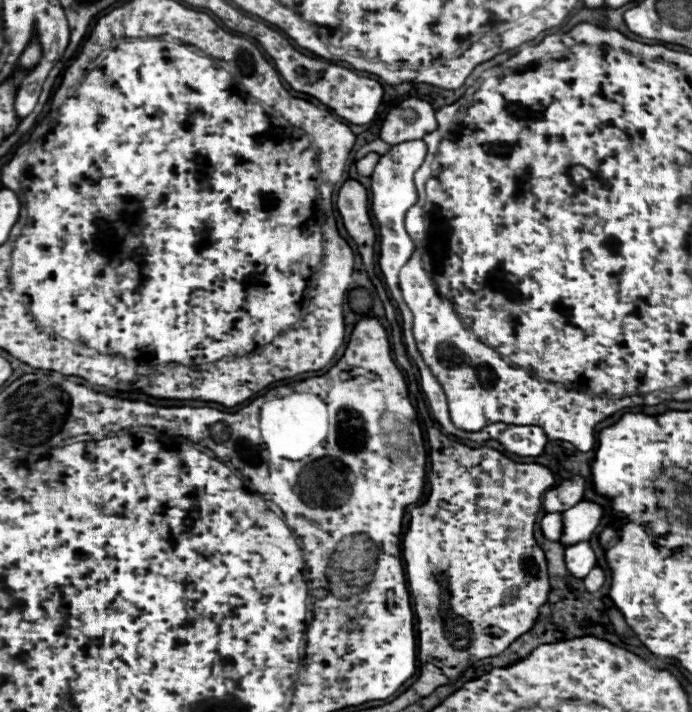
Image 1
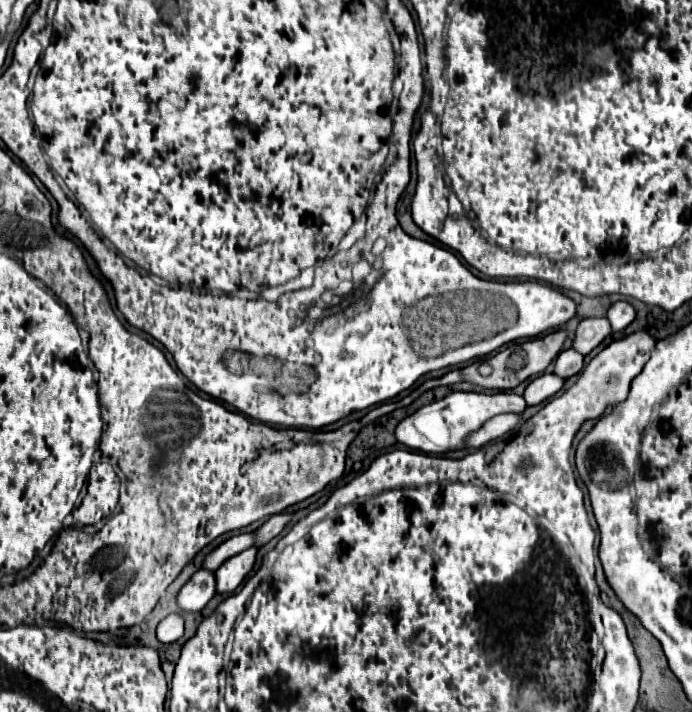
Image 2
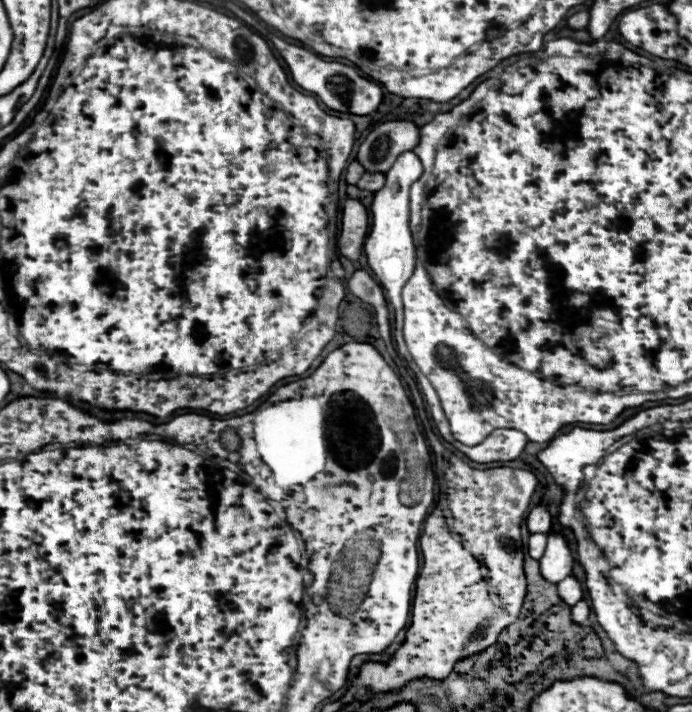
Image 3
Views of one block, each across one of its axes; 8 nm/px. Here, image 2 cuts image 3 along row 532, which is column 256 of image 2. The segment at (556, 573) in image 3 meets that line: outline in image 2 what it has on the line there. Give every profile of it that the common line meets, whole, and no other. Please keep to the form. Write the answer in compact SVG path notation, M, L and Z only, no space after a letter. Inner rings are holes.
M258 548L244 550L244 552L228 558L216 570L216 584L218 584L216 588L218 588L218 594L222 594L222 592L234 592L242 584L242 580L246 578L246 574L254 568L256 554L258 554Z

